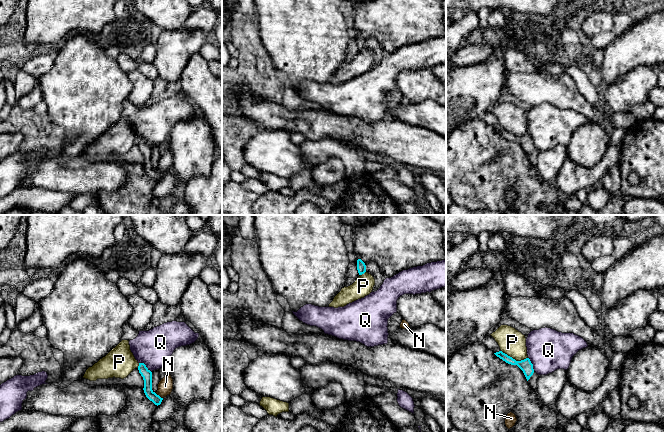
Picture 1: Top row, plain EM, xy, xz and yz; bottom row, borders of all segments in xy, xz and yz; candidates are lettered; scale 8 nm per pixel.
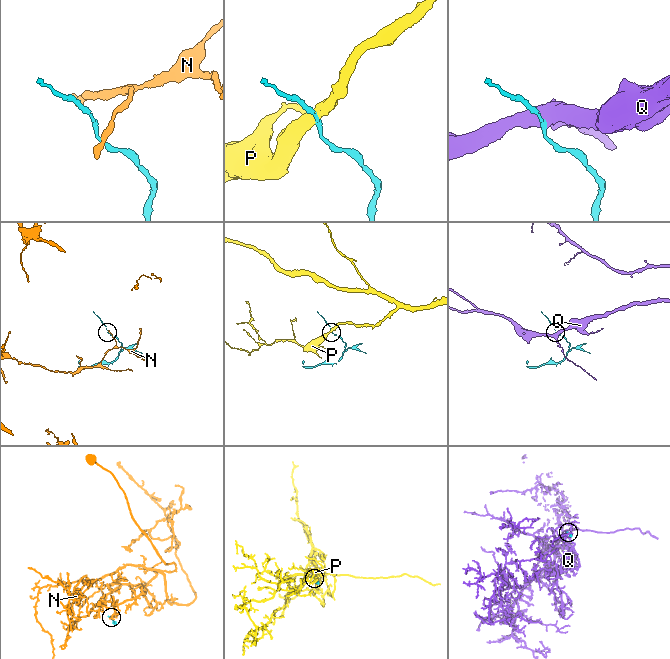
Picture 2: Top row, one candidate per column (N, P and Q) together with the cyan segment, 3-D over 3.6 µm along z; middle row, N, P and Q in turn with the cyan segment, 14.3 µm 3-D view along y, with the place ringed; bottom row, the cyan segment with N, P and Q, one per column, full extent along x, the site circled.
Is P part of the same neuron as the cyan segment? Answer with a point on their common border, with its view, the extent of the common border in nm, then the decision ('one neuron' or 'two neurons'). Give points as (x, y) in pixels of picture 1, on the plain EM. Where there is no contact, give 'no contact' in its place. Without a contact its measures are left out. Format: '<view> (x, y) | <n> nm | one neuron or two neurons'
yz (514, 135) | 220 nm | two neurons

